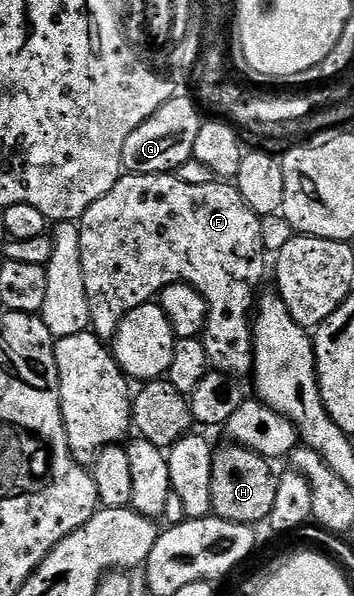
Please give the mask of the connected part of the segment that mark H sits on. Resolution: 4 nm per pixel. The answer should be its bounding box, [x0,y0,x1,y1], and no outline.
[210,444,277,527]

